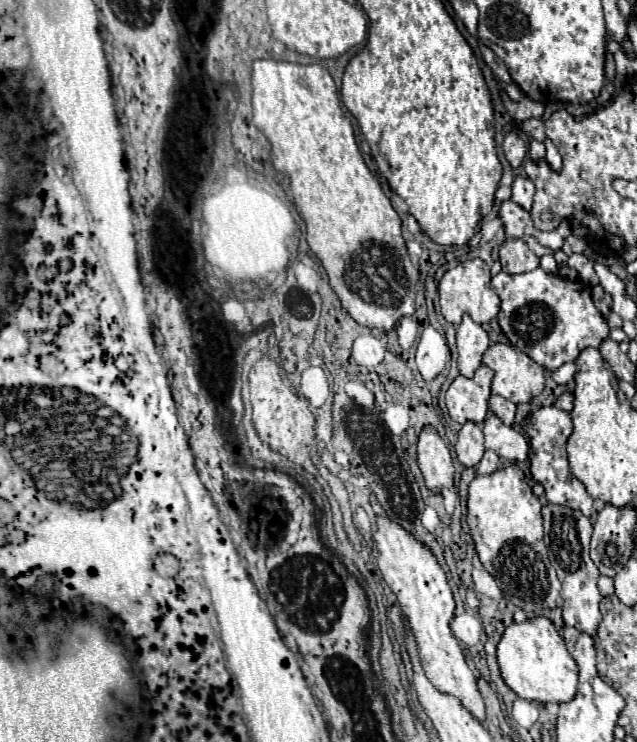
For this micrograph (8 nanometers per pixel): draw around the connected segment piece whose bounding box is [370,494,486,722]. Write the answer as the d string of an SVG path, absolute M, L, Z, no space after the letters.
M374 494L370 496L370 504L376 514L376 532L374 532L374 544L378 550L376 564L384 576L386 584L394 590L398 604L412 626L412 632L414 632L418 648L420 648L422 668L424 668L428 680L440 692L454 694L456 698L460 698L462 704L478 720L484 722L486 708L484 708L484 700L476 688L476 678L472 676L472 670L468 668L468 664L464 660L462 648L450 630L450 620L454 616L454 598L452 598L452 590L448 586L442 566L438 564L436 556L432 554L432 550L426 544L418 542L408 530L404 530L398 522L394 522L386 516L386 512L376 502Z

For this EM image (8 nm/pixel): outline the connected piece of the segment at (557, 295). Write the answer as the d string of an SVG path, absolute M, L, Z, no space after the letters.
M542 268L522 274L498 272L490 286L500 298L498 324L516 350L526 352L546 370L558 370L566 362L574 362L588 346L598 348L608 338L608 324L594 306L590 288L582 282L564 280Z

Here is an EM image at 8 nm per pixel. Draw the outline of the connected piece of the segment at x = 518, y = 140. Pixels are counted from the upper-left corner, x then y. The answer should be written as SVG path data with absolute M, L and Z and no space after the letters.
M508 132L504 136L504 150L506 150L506 160L512 164L512 168L522 166L522 160L526 158L526 142L518 132Z

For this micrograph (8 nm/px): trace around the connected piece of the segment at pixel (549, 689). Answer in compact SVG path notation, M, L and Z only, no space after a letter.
M536 616L520 624L510 624L498 642L496 658L504 682L524 700L560 704L572 700L576 694L578 666L566 650L564 640L556 632L554 624L544 616Z

